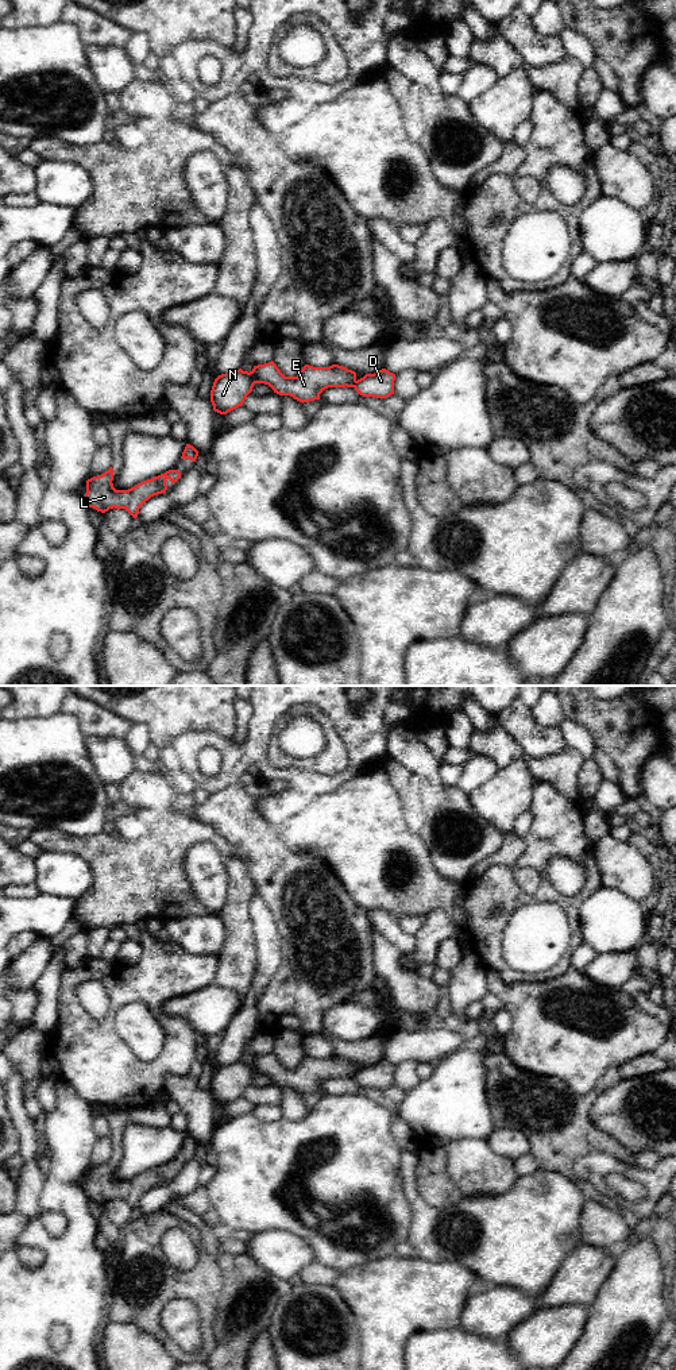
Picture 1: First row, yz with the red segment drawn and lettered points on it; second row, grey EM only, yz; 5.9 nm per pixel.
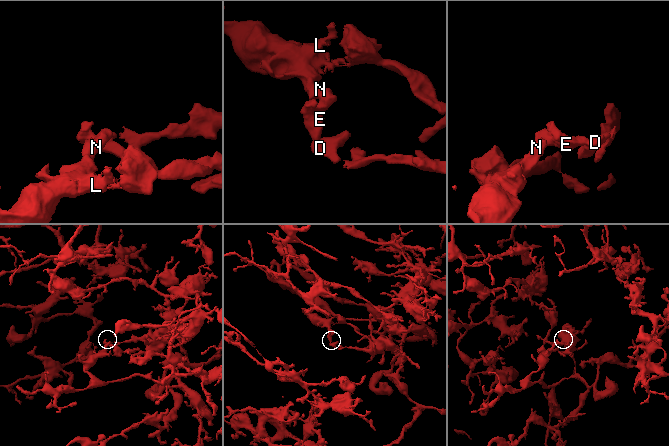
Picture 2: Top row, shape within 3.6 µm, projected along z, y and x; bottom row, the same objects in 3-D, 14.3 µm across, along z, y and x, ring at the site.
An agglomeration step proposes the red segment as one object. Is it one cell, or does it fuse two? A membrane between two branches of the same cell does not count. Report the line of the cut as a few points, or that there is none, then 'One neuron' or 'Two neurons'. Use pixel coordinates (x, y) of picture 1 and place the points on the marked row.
No split. One neuron

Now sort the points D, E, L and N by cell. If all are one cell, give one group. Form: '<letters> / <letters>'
D E L N

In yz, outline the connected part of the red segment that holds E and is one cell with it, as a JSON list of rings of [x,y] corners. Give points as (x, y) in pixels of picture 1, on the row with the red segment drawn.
[[[271,360],[254,366],[248,371],[242,368],[219,375],[210,390],[213,410],[220,414],[243,405],[255,383],[269,385],[279,395],[290,395],[300,402],[320,400],[328,387],[354,387],[363,397],[386,398],[394,394],[395,374],[382,368],[358,379],[356,373],[347,367],[332,364],[313,367],[305,364],[297,377],[285,377]]]

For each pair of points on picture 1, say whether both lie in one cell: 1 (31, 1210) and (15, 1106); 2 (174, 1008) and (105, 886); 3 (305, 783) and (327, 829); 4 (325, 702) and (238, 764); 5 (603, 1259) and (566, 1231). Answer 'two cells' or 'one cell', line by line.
1: one cell
2: two cells
3: two cells
4: one cell
5: two cells

